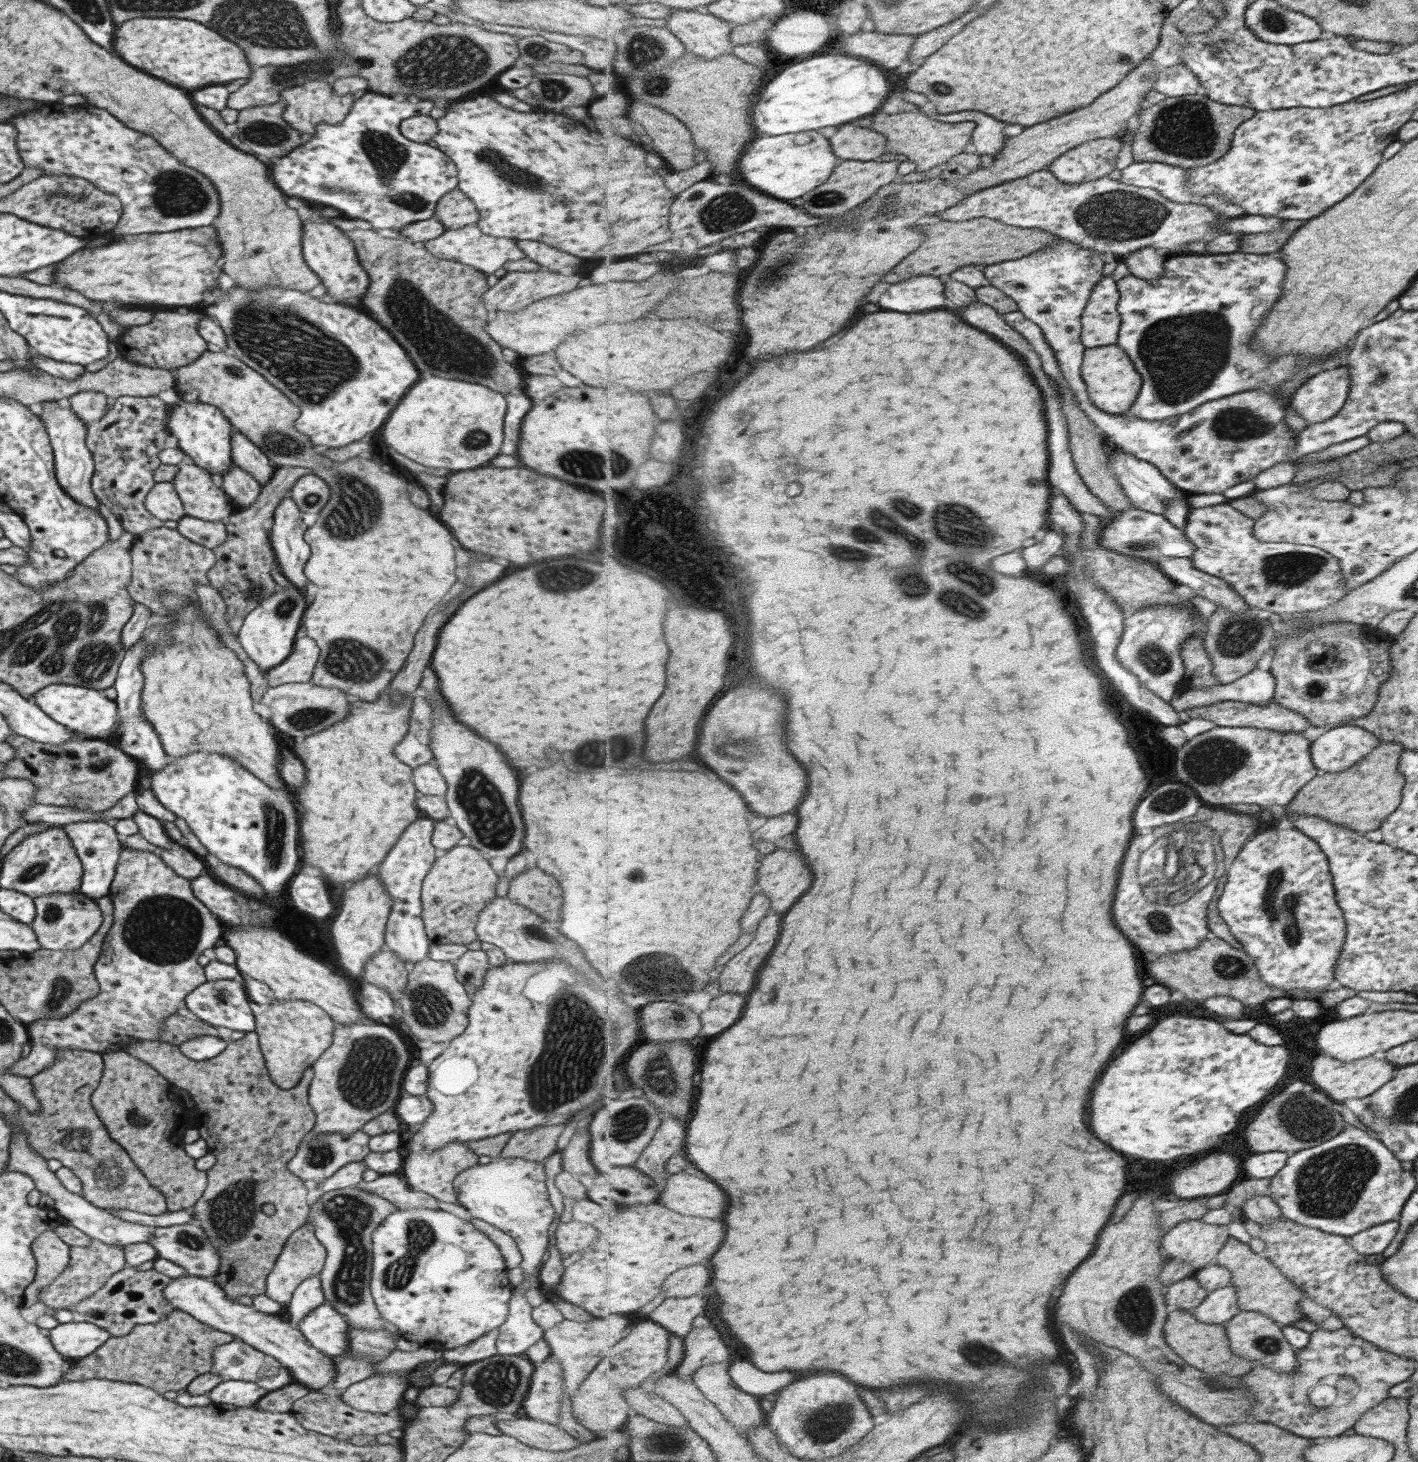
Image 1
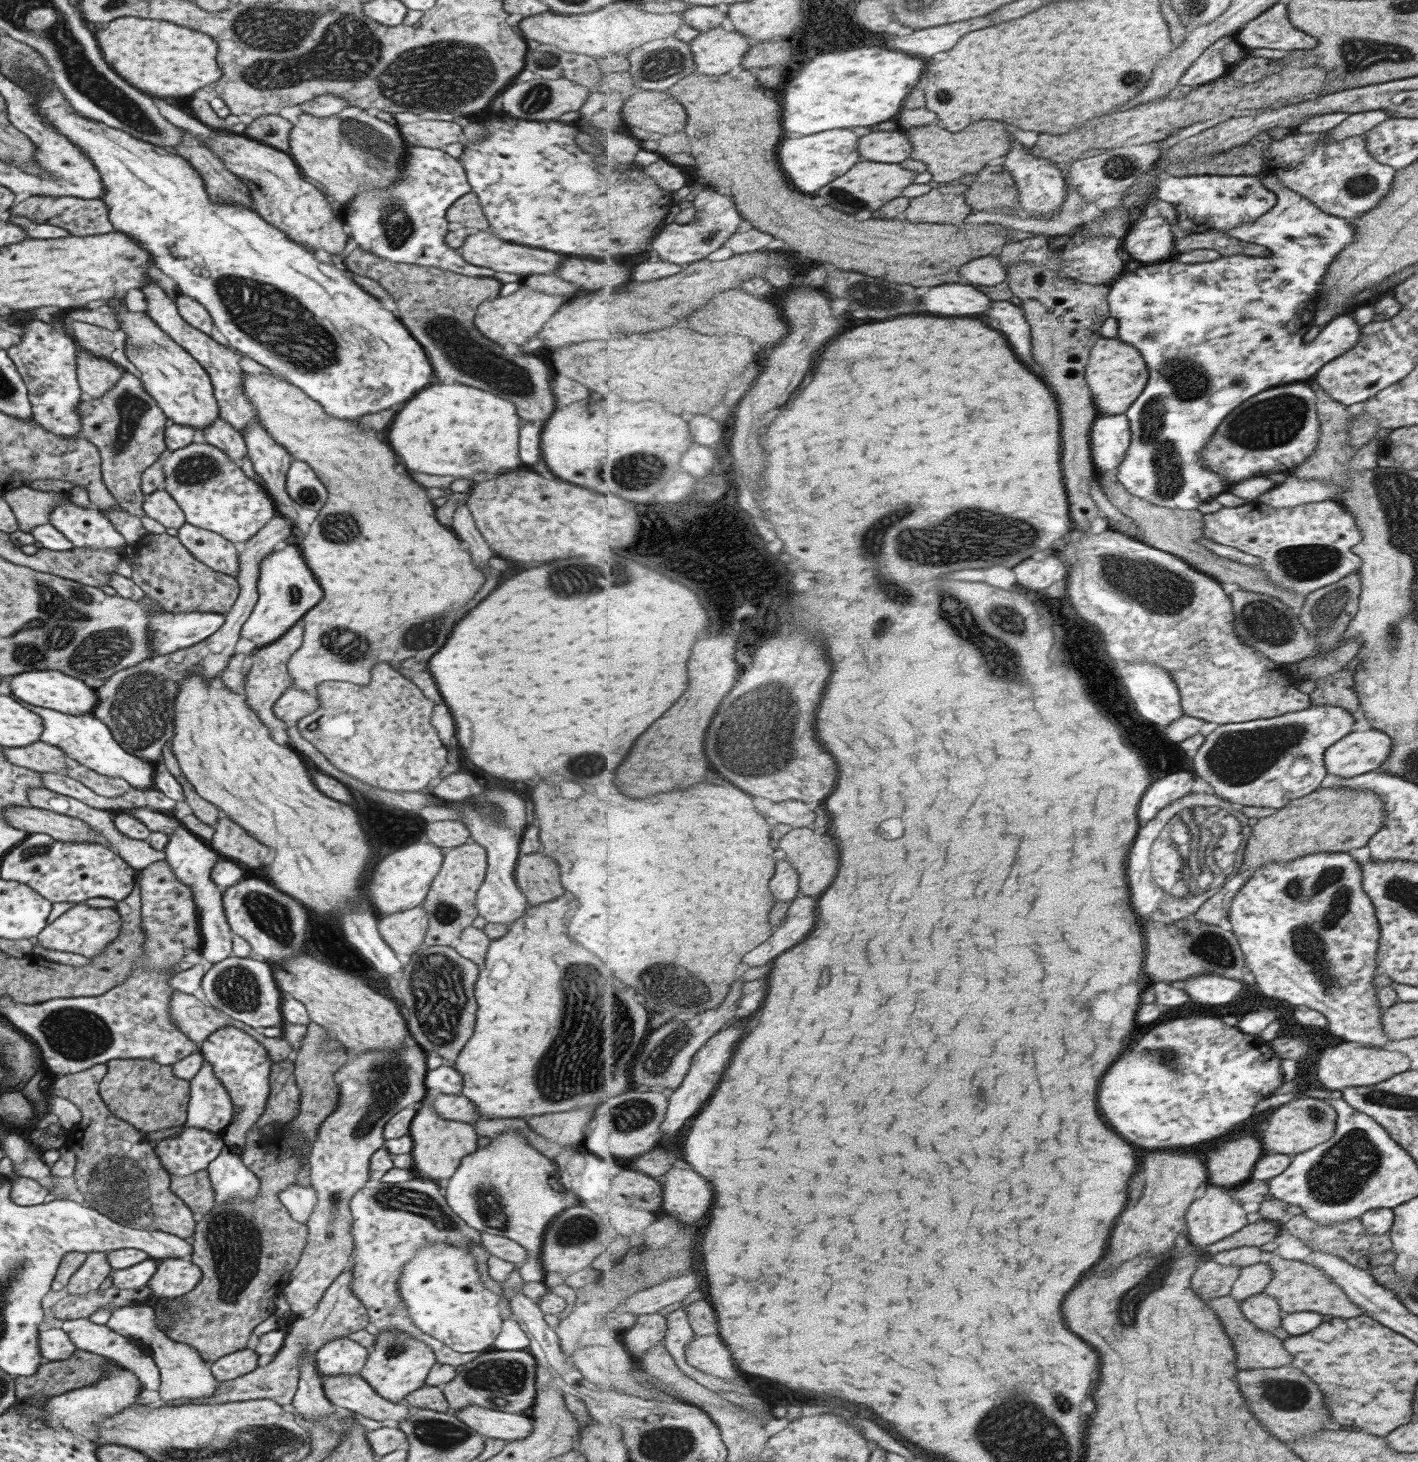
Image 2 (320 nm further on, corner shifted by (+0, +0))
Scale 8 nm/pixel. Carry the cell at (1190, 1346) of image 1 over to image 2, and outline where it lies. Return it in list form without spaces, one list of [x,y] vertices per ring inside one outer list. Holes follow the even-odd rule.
[[[1225,1295],[1209,1304],[1211,1308],[1215,1308],[1215,1312],[1219,1312],[1219,1318],[1223,1320],[1223,1324],[1227,1324],[1227,1332],[1231,1332],[1231,1338],[1235,1340],[1235,1348],[1239,1348],[1239,1368],[1241,1370],[1279,1368],[1291,1364],[1294,1360],[1294,1356],[1286,1351],[1281,1340],[1269,1332],[1259,1330],[1259,1327],[1246,1317],[1241,1302],[1234,1296]]]

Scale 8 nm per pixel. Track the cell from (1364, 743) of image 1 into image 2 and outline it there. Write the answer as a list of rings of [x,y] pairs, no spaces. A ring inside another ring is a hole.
[[[1371,729],[1349,733],[1326,750],[1326,774],[1352,778],[1375,771],[1385,764],[1393,751],[1393,742],[1387,734]]]

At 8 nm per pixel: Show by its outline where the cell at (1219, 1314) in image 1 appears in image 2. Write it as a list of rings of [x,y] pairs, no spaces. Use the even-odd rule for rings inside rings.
[[[1263,1260],[1255,1266],[1242,1268],[1241,1277],[1234,1282],[1229,1295],[1234,1296],[1239,1302],[1243,1302],[1250,1296],[1263,1293],[1271,1279],[1271,1270],[1269,1270],[1267,1262]]]

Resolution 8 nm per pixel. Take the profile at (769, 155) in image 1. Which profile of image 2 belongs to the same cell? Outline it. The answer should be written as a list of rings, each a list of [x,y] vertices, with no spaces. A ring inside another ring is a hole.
[[[831,130],[815,136],[789,138],[783,142],[783,152],[779,152],[779,156],[783,156],[783,168],[787,168],[787,176],[795,180],[799,190],[817,192],[861,162],[859,136],[853,130]]]

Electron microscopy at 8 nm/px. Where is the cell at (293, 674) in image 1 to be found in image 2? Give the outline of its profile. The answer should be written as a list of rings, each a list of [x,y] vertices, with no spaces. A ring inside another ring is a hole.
[[[299,619],[297,624],[288,628],[277,640],[255,649],[252,658],[253,664],[244,678],[243,688],[246,692],[244,697],[246,705],[254,711],[257,719],[261,721],[261,725],[270,732],[275,728],[285,730],[285,724],[273,715],[272,706],[275,700],[279,698],[279,695],[292,686],[291,677],[286,671],[286,662],[301,644],[303,627],[303,619]]]

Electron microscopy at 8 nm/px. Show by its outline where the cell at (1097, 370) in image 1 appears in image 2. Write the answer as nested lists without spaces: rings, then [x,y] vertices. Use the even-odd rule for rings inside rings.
[[[1102,336],[1091,349],[1086,376],[1099,413],[1118,415],[1129,411],[1146,390],[1150,380],[1150,369],[1141,352],[1132,344],[1119,338]]]

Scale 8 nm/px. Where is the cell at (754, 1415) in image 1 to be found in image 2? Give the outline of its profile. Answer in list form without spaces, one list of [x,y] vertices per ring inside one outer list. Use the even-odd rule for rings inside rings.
[[[718,1334],[696,1337],[686,1351],[688,1363],[702,1372],[728,1381],[739,1378],[739,1366],[735,1368],[731,1350]]]

